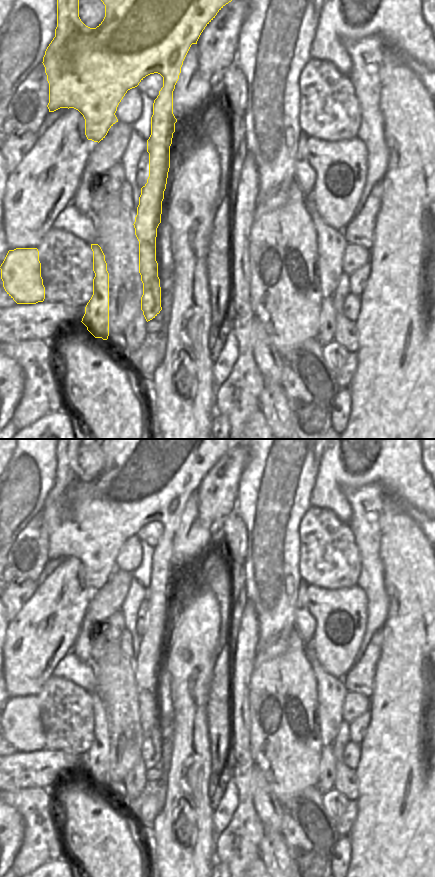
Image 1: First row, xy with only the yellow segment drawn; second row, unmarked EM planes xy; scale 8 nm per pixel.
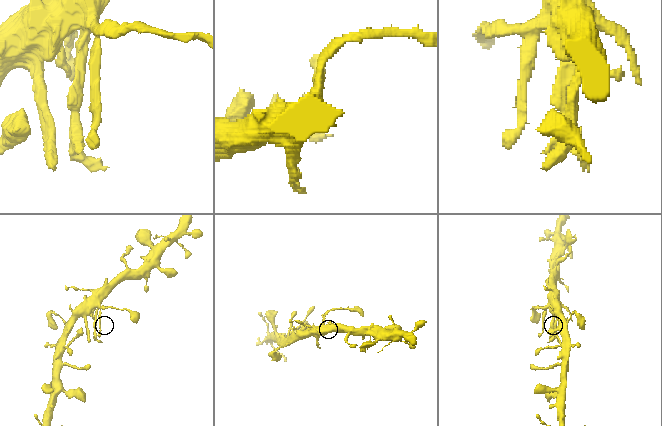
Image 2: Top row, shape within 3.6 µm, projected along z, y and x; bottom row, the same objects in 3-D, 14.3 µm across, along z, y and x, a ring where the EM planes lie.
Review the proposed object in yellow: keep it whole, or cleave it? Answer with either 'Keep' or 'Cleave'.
Keep.

